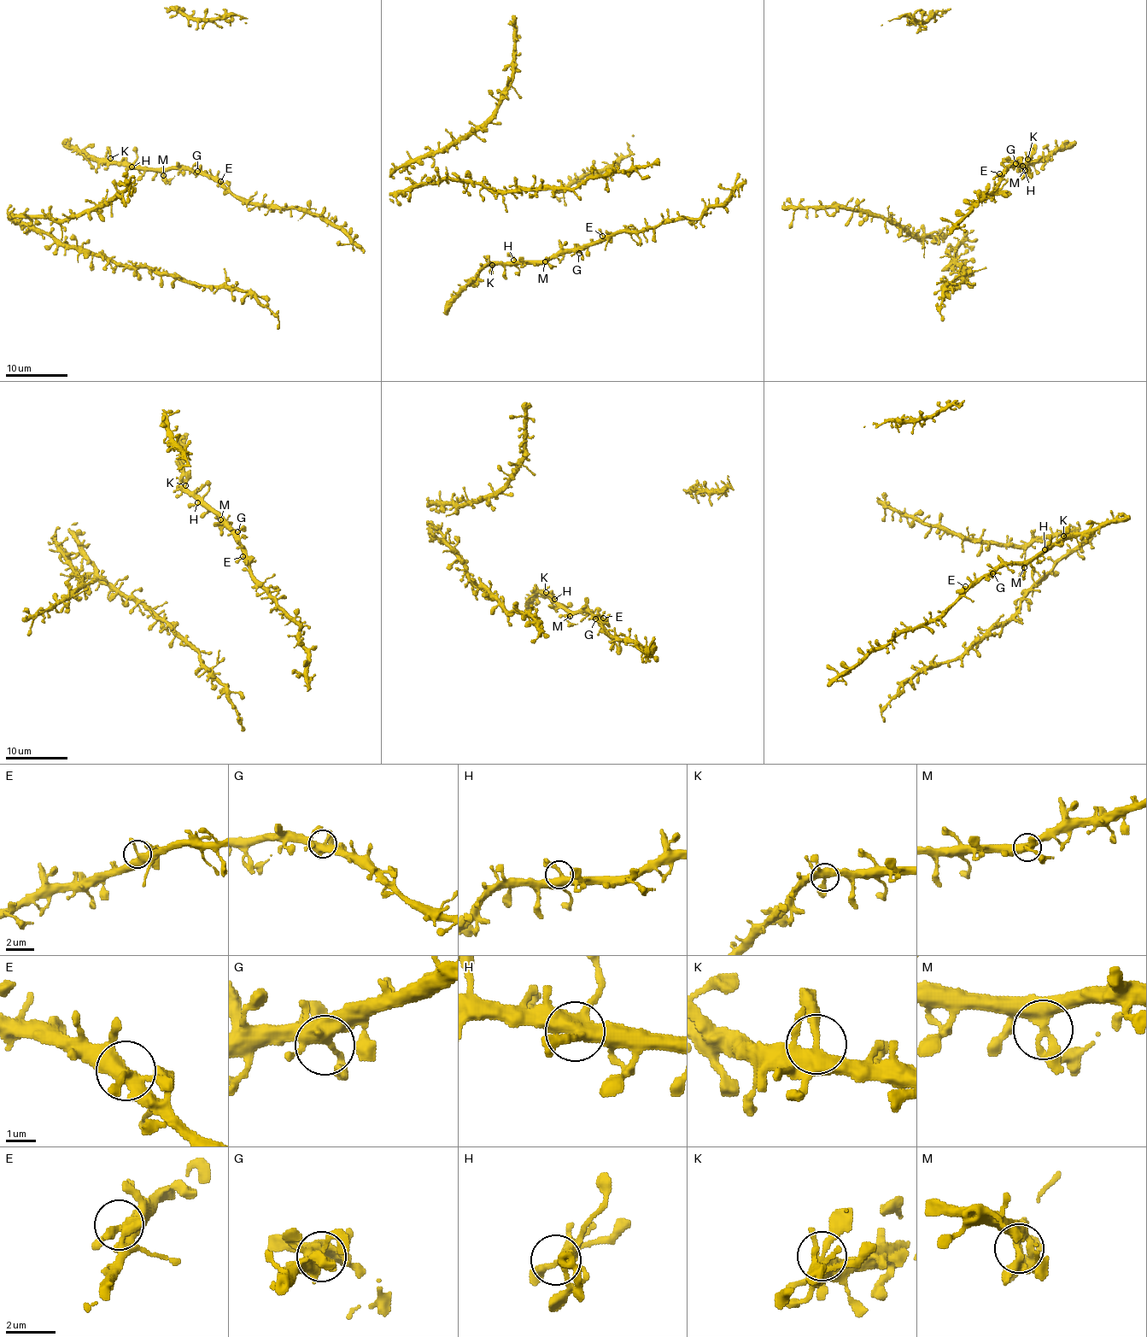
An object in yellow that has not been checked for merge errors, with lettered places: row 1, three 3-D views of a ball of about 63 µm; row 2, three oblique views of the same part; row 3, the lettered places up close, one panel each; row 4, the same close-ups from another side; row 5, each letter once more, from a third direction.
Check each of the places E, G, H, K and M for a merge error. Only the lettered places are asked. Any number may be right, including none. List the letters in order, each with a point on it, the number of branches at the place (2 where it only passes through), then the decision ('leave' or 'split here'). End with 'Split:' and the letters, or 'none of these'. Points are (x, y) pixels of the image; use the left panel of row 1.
E: at (220, 181); 4 branches meet; leave
G: at (197, 171); 5 branches meet; leave
H: at (131, 167); 4 branches meet; leave
K: at (110, 158); 4 branches meet; leave
M: at (163, 175); 4 branches meet; leave
Split: none of these

